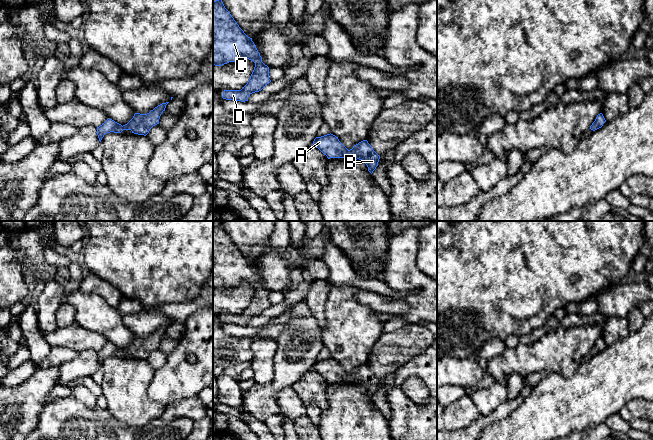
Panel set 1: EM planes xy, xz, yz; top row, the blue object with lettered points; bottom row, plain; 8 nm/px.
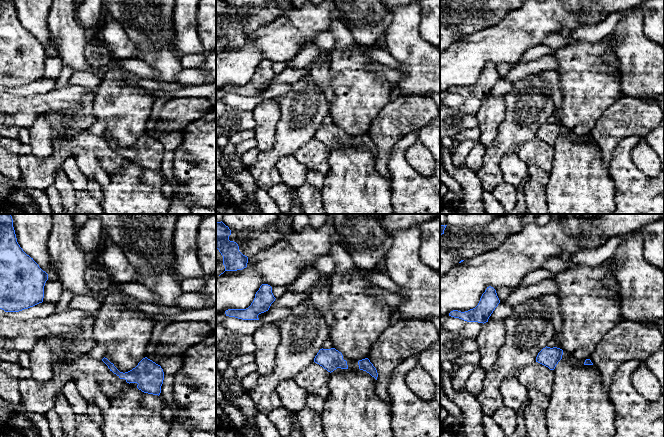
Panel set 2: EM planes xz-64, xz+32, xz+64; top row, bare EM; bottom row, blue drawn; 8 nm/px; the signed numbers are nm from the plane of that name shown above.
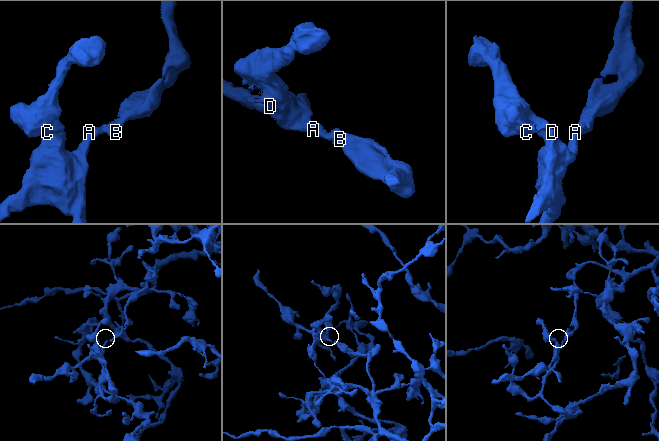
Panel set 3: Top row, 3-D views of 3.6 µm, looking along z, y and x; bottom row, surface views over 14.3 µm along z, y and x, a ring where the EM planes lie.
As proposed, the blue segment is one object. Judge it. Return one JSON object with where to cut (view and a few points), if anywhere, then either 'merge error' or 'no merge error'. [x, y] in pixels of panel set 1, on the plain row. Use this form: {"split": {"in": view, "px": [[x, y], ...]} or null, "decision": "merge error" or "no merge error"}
{"split": null, "decision": "no merge error"}

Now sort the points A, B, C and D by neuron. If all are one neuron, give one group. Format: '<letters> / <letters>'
A B C D

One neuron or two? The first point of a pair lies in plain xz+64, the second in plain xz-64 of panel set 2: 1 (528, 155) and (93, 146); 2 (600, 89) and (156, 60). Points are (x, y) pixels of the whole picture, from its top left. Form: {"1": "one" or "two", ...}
{"1": "two", "2": "two"}

